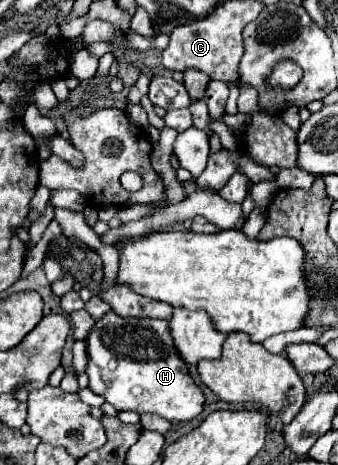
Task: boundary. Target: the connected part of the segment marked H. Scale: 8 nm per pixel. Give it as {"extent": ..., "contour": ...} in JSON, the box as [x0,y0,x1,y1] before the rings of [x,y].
{"extent":[86,310,204,422],"contour":[[[112,310],[104,314],[86,338],[90,390],[100,394],[116,410],[150,412],[168,422],[188,422],[202,412],[204,394],[192,382],[184,360],[174,348],[168,320],[122,318]]]}

